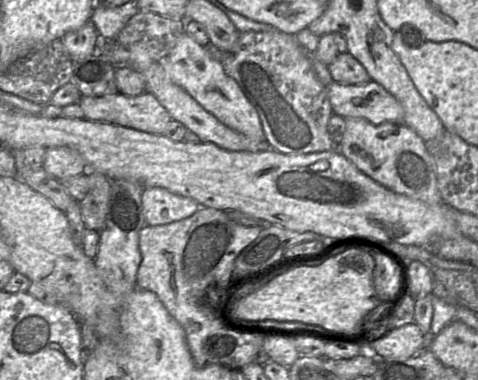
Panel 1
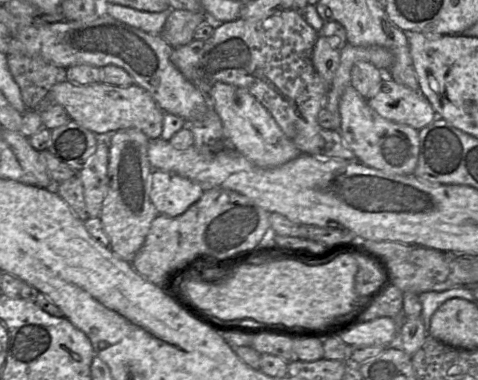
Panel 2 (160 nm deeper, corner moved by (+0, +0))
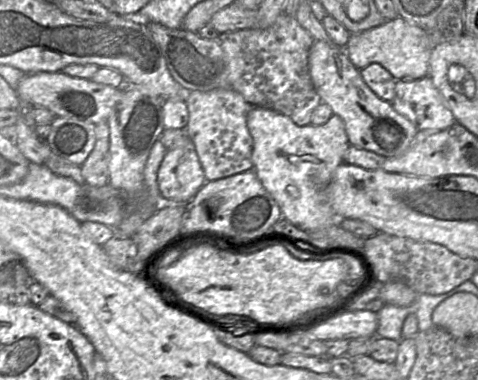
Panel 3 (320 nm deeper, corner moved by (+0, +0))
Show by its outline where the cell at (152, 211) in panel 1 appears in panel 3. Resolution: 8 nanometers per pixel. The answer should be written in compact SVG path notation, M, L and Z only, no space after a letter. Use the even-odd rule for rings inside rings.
M188 134L183 145L166 151L158 170L157 183L159 191L166 202L173 204L188 203L206 183L194 144Z

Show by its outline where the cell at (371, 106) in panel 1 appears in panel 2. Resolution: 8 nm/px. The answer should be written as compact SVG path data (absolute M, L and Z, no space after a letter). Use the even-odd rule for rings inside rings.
M385 77L369 106L381 117L420 130L432 123L437 114L429 101L420 93Z

